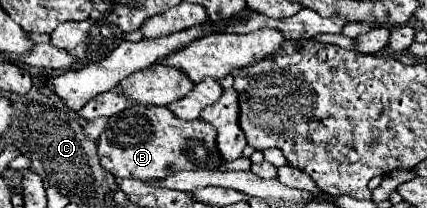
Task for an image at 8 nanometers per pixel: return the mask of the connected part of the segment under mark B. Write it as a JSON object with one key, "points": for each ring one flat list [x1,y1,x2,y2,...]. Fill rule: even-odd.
{"points":[[129,107,119,115,113,115,99,135,97,153,101,157,101,165,111,171,115,177,129,179,165,179,167,175,175,175,179,171,217,171,223,165,219,159,219,149,215,147,215,127,209,123,183,121,167,107]]}

